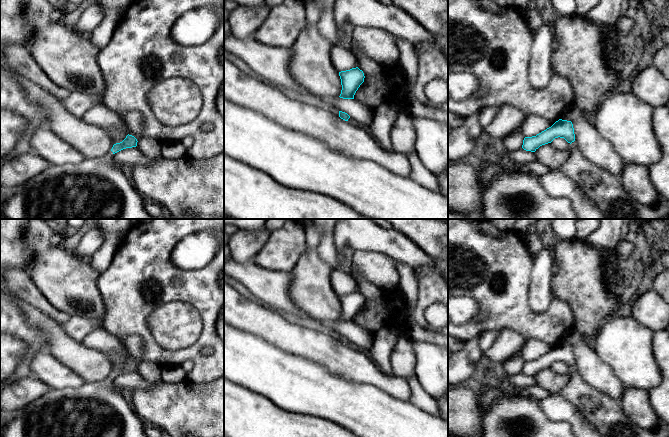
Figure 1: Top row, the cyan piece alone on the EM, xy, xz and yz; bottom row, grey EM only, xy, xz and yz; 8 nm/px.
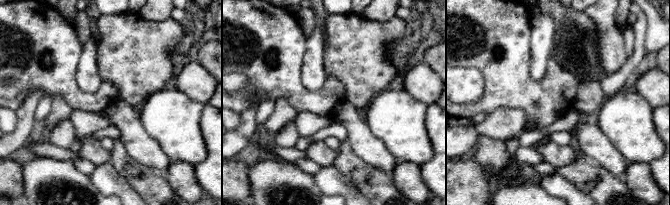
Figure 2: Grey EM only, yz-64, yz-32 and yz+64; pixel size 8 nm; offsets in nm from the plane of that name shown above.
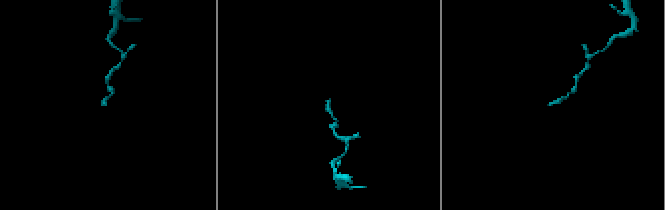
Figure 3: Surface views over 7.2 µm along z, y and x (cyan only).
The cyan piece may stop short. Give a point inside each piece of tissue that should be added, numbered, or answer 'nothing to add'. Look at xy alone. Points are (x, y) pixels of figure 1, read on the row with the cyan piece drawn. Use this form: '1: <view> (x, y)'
1: xy (96, 188)

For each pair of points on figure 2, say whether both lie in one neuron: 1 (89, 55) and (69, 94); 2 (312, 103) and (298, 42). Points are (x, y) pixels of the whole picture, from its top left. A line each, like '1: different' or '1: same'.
1: different
2: same

